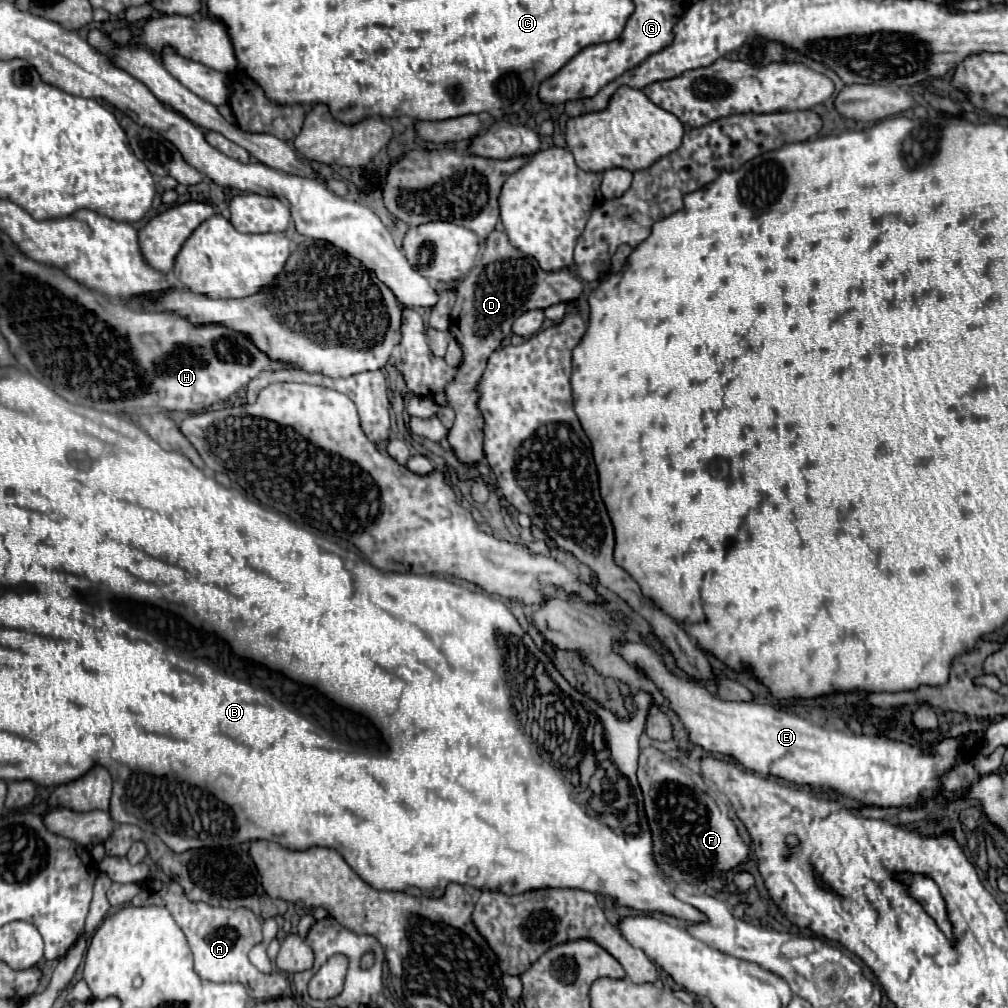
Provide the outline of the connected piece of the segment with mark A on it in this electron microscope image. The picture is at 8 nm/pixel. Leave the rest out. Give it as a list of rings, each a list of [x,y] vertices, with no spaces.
[[[174,880],[164,884],[160,882],[160,886],[150,892],[146,904],[156,904],[156,906],[162,904],[174,916],[176,924],[182,928],[188,946],[194,954],[194,970],[200,978],[210,982],[242,982],[248,988],[248,994],[256,1000],[270,1000],[282,996],[282,974],[280,972],[264,974],[248,960],[250,948],[262,940],[260,922],[250,910],[214,908],[204,902],[192,902],[186,898],[184,888]]]

